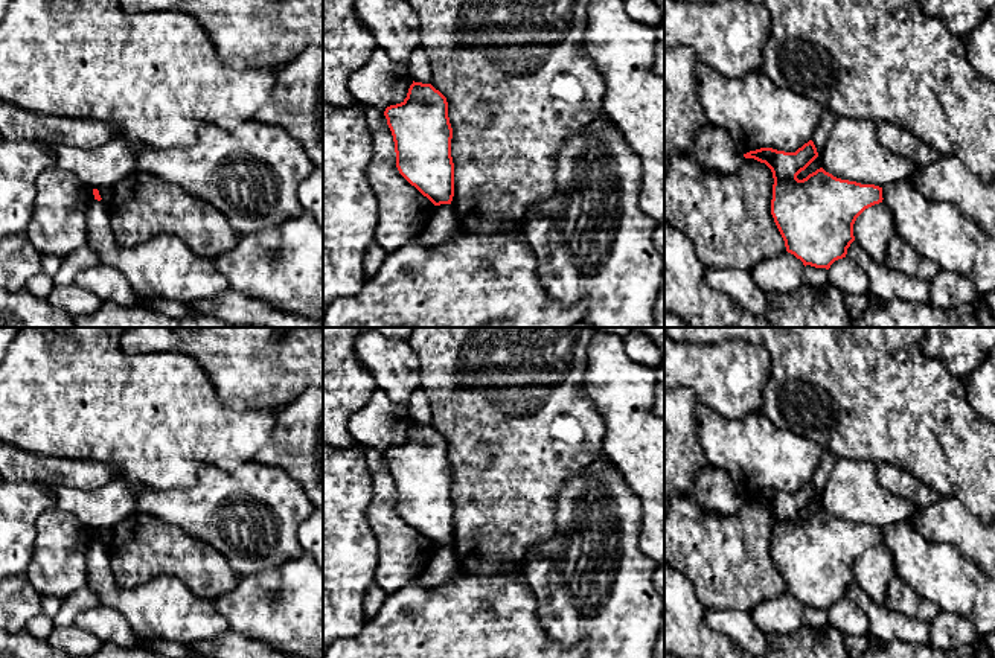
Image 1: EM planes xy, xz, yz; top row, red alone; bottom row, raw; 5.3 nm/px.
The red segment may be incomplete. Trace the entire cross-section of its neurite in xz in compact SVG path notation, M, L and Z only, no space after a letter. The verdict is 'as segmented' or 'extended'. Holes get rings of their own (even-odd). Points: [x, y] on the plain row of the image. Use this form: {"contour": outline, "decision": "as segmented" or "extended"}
{"contour": "M414 423L407 439L386 449L399 515L434 547L454 538L453 469L446 439L431 425Z", "decision": "as segmented"}

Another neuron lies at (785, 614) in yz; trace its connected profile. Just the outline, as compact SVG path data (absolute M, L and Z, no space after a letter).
M785 593L765 600L750 611L754 624L768 634L794 634L805 624L805 606Z

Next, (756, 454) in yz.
M698 404L695 425L709 465L724 469L742 495L760 489L795 494L812 481L824 451L776 428L760 411L725 419Z

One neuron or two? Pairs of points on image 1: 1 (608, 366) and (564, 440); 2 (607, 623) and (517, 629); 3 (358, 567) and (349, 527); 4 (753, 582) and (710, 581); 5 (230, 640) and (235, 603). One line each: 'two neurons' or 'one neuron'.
1: two neurons
2: two neurons
3: one neuron
4: one neuron
5: two neurons

